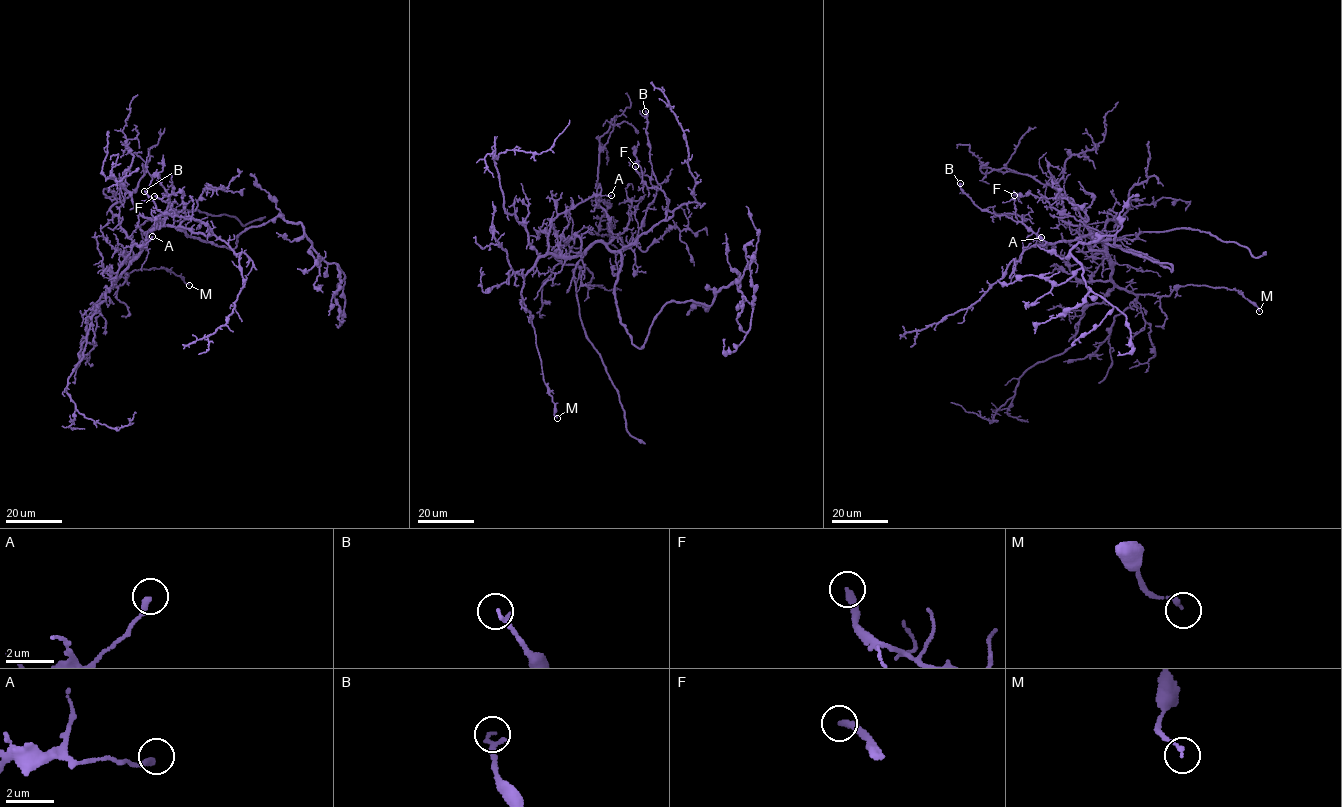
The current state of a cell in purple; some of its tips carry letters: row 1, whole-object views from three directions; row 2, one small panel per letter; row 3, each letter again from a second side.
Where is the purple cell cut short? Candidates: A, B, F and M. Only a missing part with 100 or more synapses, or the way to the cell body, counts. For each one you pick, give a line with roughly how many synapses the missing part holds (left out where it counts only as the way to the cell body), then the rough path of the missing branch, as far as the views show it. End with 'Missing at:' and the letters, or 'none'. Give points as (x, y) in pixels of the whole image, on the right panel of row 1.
Missing at: none

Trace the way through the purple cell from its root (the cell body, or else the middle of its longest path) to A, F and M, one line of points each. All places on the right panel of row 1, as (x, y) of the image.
A: (1108, 244), (1091, 234), (1104, 244), (1112, 272), (1110, 279), (1081, 281), (1054, 247), (1044, 246), (1041, 237)
F: (1108, 244), (1096, 240), (1083, 223), (1062, 214), (1043, 198), (1030, 193), (1019, 195), (1018, 198), (1014, 195)
M: (1108, 244), (1091, 234), (1104, 244), (1119, 287), (1163, 296), (1188, 285), (1225, 287), (1240, 291), (1259, 311)

